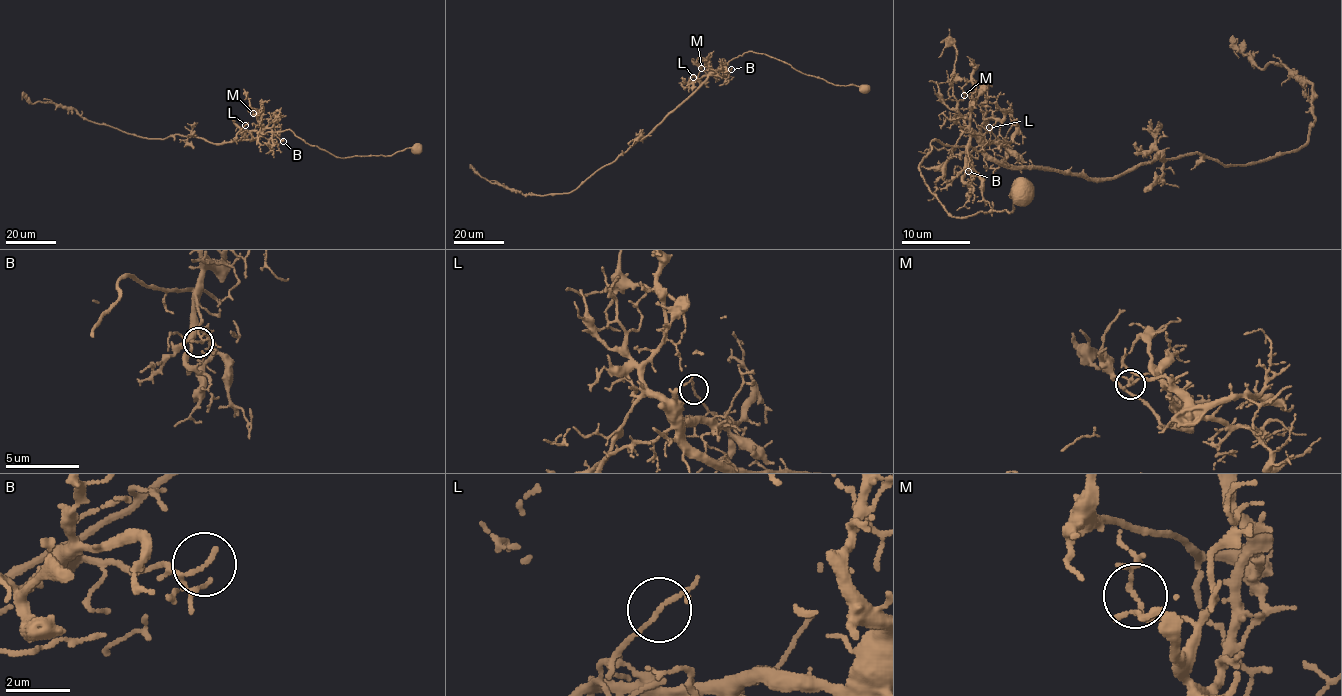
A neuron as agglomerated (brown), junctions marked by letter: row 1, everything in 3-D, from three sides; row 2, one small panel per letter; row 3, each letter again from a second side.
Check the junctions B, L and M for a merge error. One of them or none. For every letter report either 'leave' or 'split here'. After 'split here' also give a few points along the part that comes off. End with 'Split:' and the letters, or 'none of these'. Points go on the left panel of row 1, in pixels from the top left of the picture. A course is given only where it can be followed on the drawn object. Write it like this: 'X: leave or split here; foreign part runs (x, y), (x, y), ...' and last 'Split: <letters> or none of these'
B: leave
L: leave
M: split here; foreign part runs (253, 113), (246, 95), (244, 99)
Split: M

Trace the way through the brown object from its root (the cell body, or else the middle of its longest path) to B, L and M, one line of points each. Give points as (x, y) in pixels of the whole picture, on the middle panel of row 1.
B: (865, 87), (834, 85), (803, 73), (775, 58), (752, 51), (733, 58), (721, 68), (731, 69)
L: (865, 87), (834, 85), (803, 73), (775, 58), (752, 51), (690, 81), (693, 77)
M: (865, 87), (834, 85), (803, 73), (775, 58), (752, 51), (733, 58), (717, 71), (705, 65), (701, 68)

